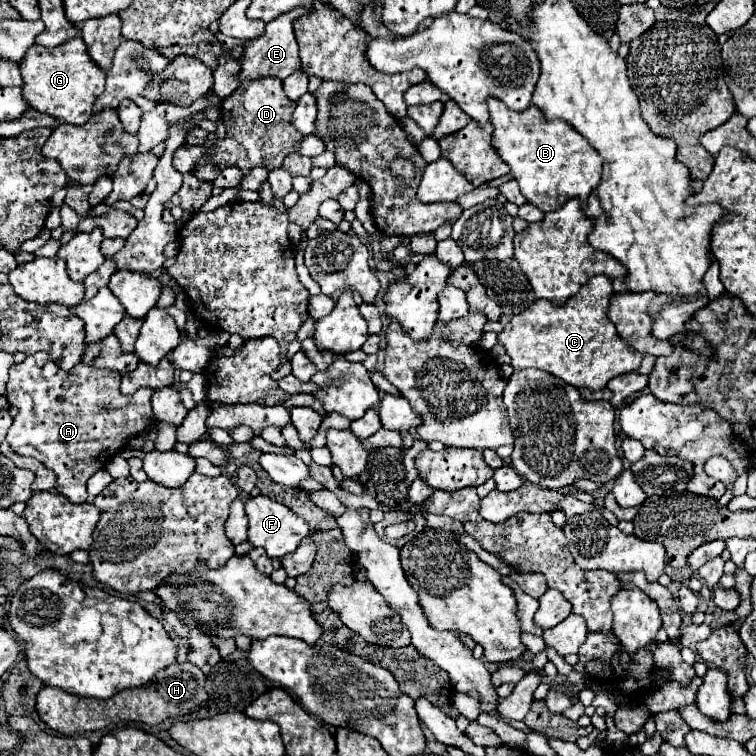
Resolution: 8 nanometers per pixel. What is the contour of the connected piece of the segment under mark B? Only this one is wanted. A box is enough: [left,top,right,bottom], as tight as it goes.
[488,97,602,219]

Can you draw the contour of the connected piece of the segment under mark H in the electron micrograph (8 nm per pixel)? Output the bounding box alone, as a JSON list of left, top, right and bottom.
[36,663,208,735]

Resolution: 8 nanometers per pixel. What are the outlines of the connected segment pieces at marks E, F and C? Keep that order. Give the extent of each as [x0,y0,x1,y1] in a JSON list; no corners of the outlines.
[[240,9,304,79],[246,495,312,557],[498,275,642,389]]

